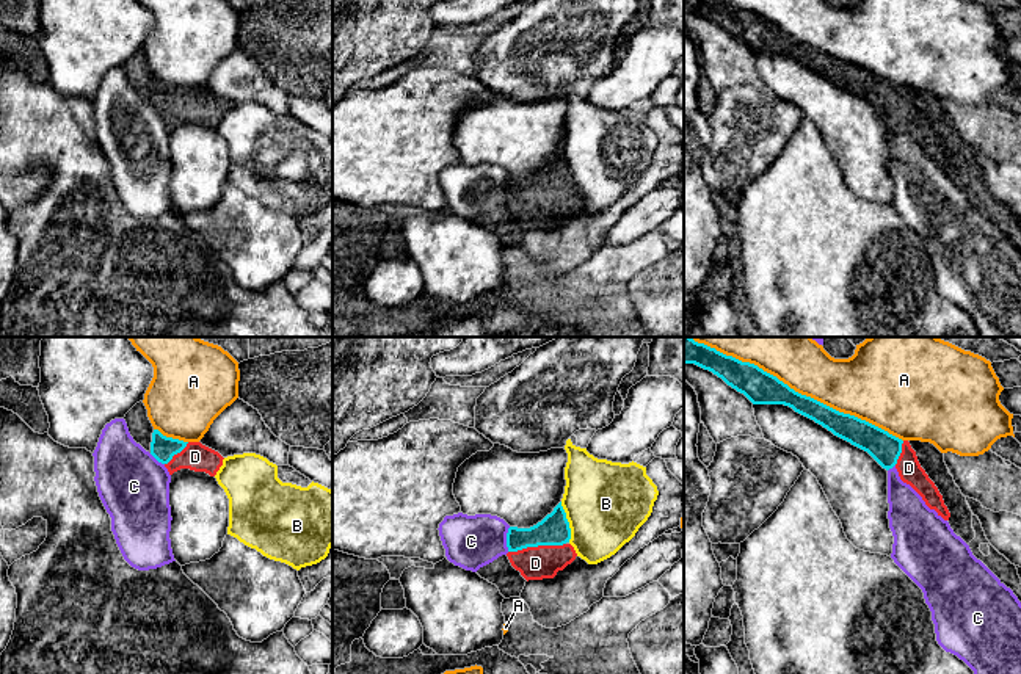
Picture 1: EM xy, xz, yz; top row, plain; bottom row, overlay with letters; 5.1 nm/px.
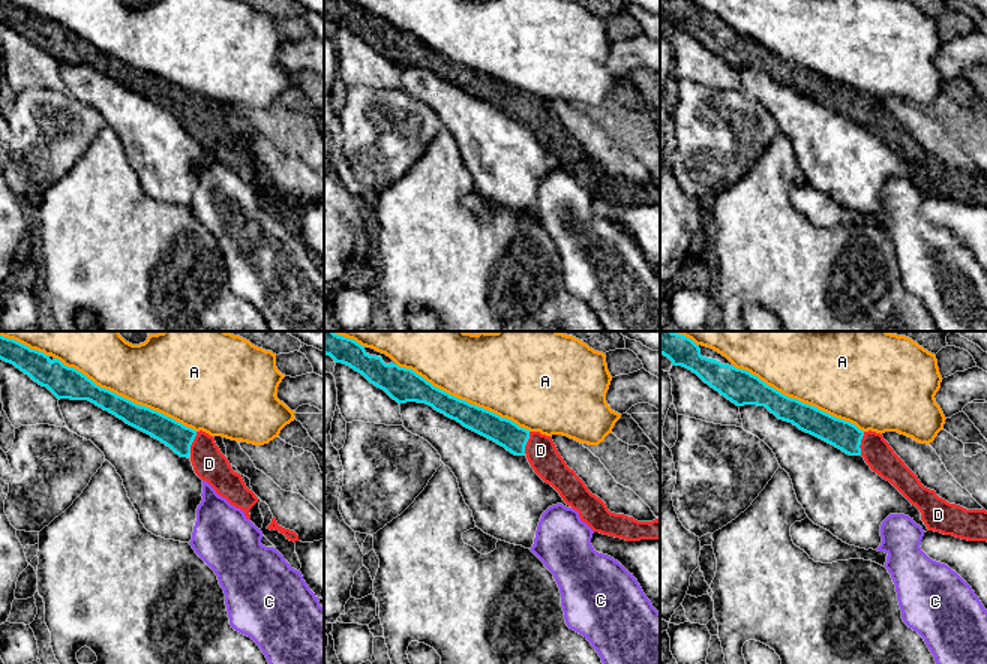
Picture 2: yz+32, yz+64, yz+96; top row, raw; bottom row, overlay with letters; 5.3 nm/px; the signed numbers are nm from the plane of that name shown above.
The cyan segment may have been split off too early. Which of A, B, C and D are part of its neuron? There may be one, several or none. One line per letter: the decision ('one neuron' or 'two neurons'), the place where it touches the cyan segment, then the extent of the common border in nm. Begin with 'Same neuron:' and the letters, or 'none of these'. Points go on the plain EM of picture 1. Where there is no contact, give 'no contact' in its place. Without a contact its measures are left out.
Same neuron: D
A: two neurons; meets cyan in yz at (810, 46); contact 1050 nm long
B: two neurons; meets cyan in xz at (568, 171); contact 220 nm long
C: two neurons; meets cyan in xz at (507, 188); contact 130 nm long
D: one neuron; meets cyan in xz at (537, 195); contact 300 nm long

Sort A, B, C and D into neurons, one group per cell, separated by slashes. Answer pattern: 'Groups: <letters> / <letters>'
Groups: A / B / C / D

